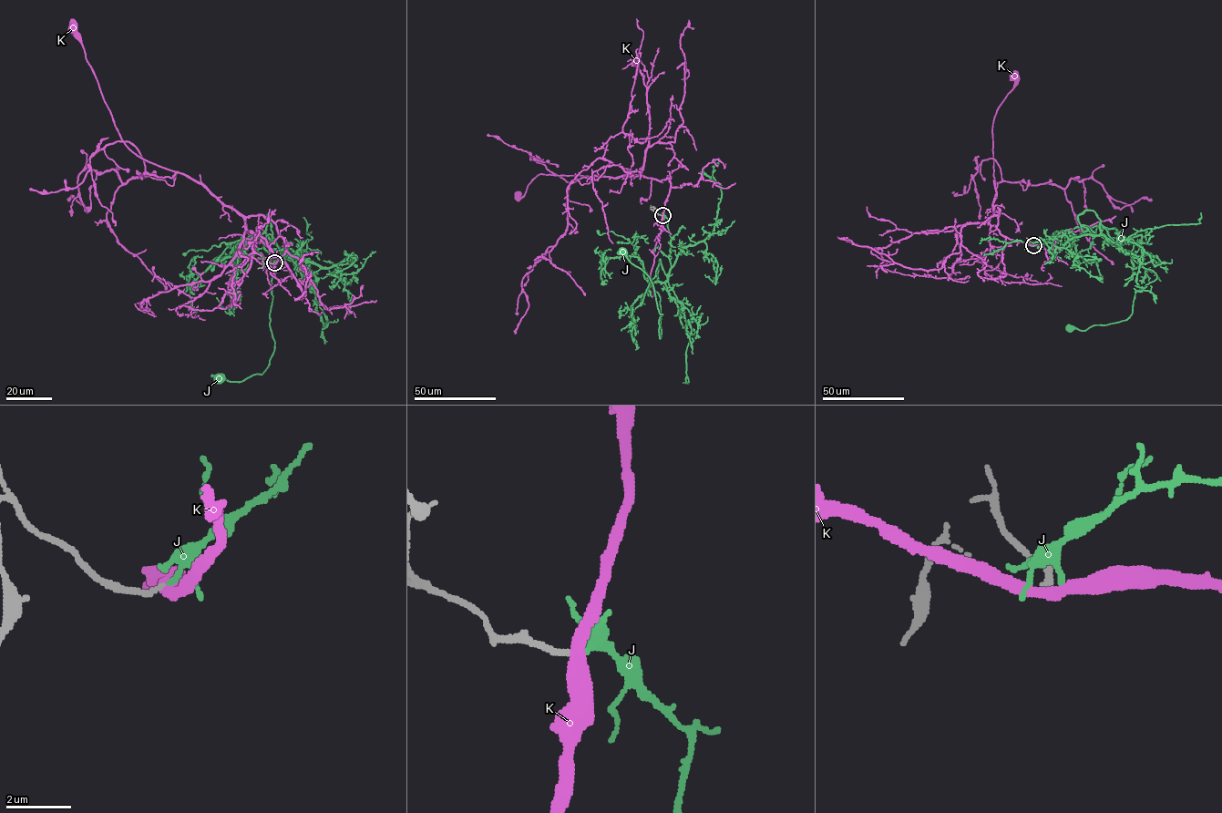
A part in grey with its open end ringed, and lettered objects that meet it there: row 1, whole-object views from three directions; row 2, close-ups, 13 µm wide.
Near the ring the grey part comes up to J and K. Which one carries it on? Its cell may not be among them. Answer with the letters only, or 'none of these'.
J

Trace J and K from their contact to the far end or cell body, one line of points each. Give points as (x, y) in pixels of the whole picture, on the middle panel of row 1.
J: (662, 215), (671, 265), (666, 280), (652, 284), (660, 338), (652, 283), (623, 253)
K: (662, 215), (671, 187), (668, 179), (540, 174), (528, 185), (523, 195), (517, 195)

